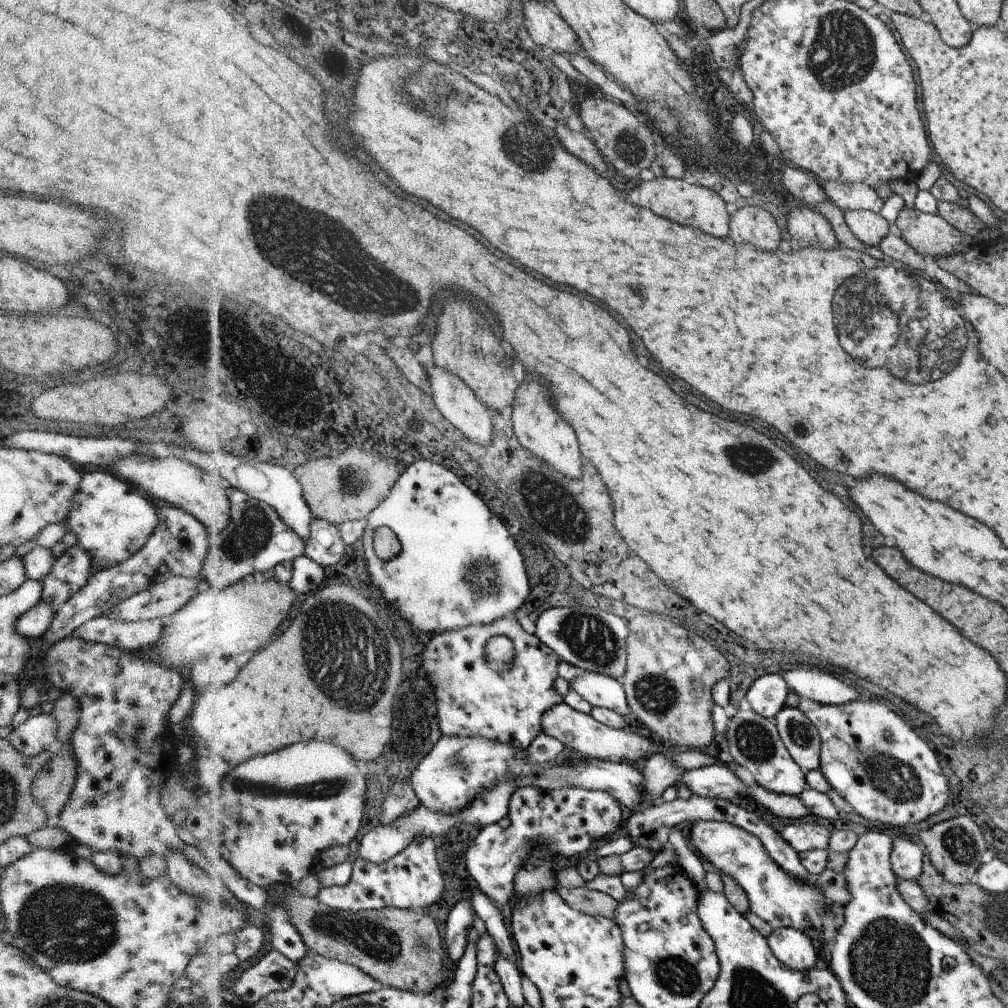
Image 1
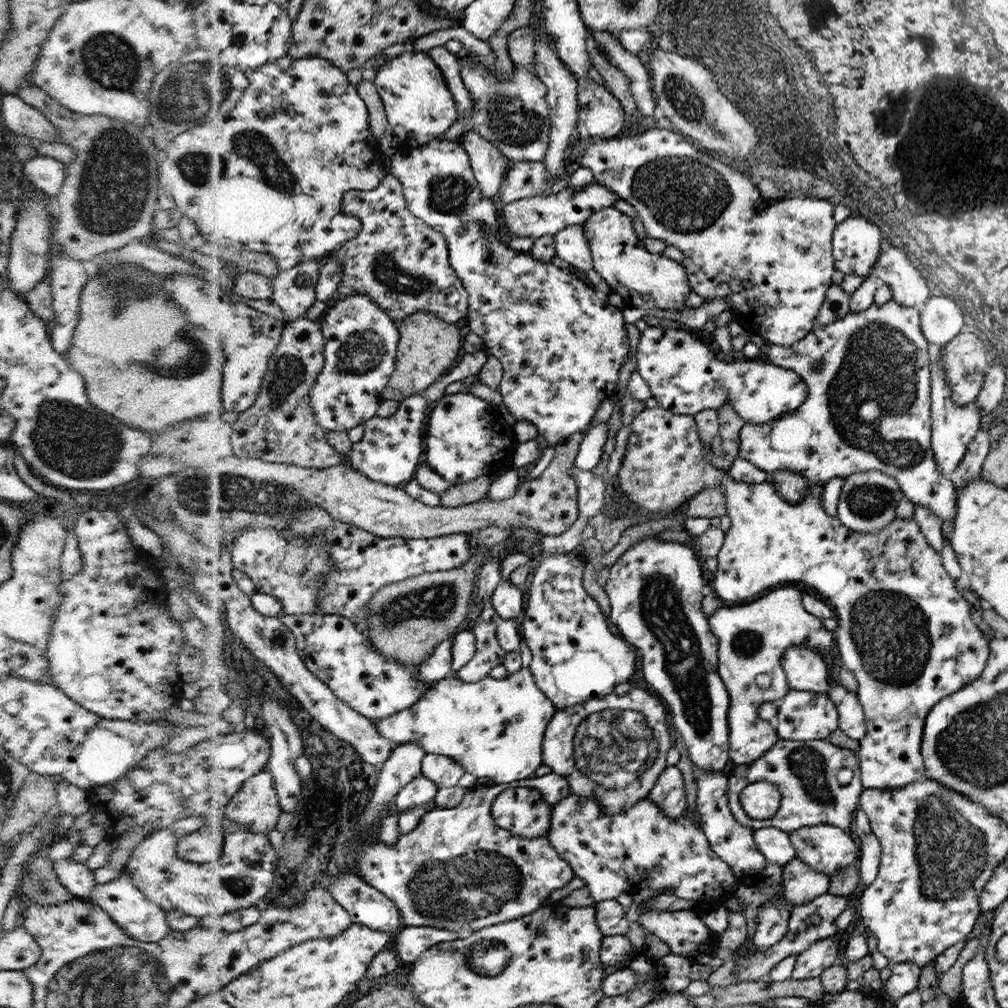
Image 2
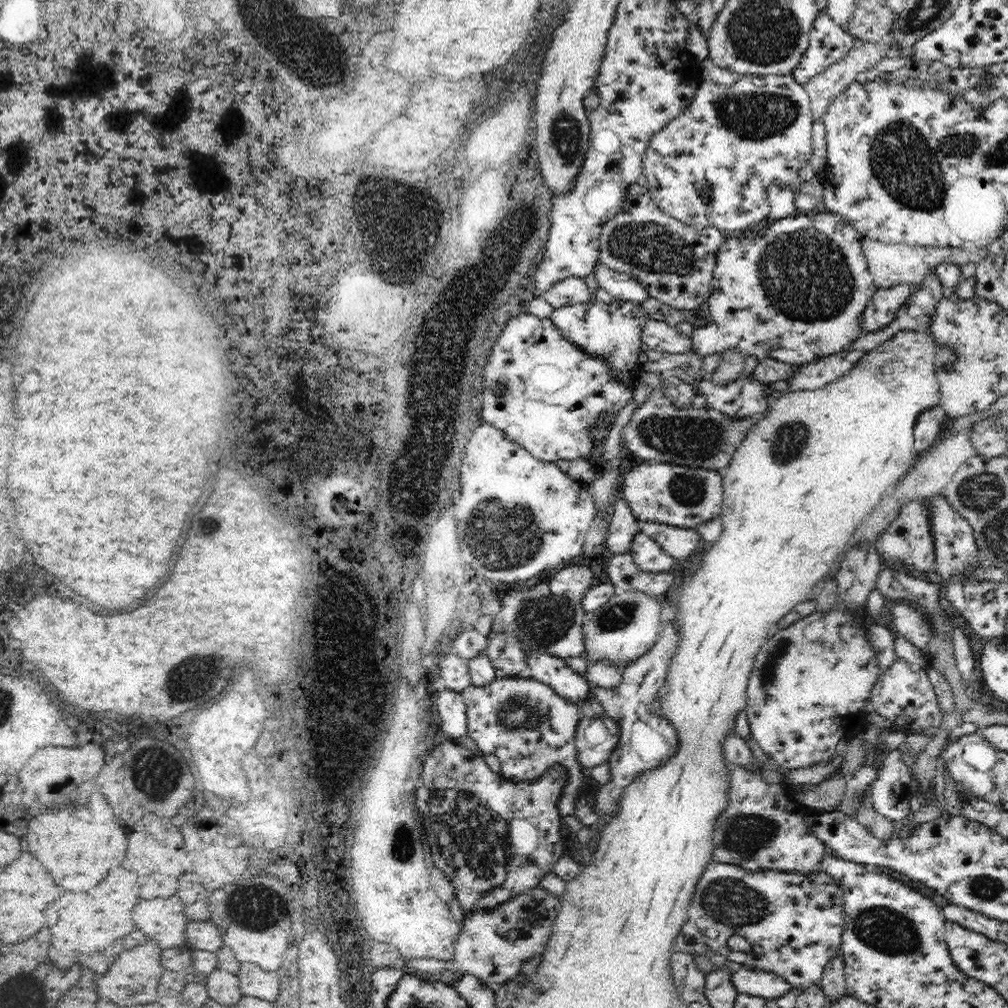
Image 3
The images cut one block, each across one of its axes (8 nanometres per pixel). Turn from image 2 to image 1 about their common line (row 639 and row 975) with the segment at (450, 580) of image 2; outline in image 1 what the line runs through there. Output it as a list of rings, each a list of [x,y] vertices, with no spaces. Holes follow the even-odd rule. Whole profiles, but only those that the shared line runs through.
[[[296,888],[288,890],[284,906],[310,949],[355,964],[386,987],[430,994],[448,980],[448,944],[438,922],[427,912],[396,907],[358,912],[334,909],[319,897],[300,894]]]

